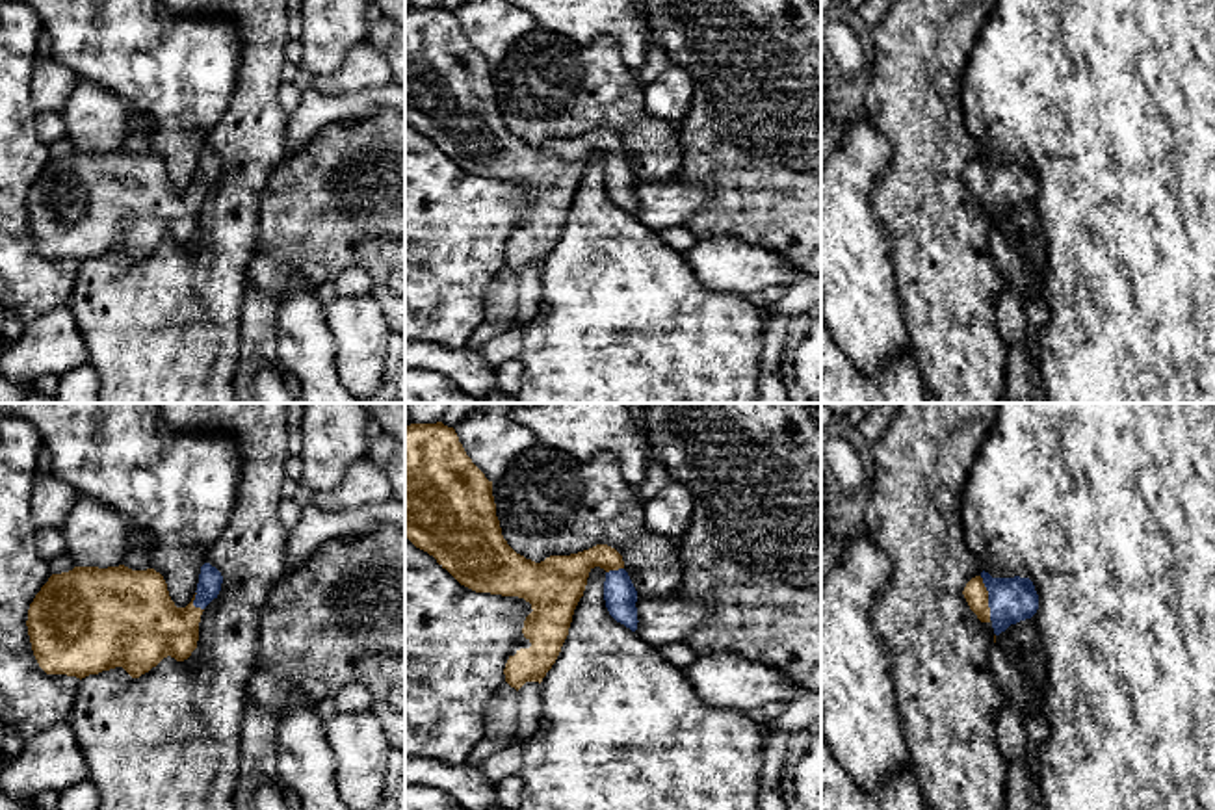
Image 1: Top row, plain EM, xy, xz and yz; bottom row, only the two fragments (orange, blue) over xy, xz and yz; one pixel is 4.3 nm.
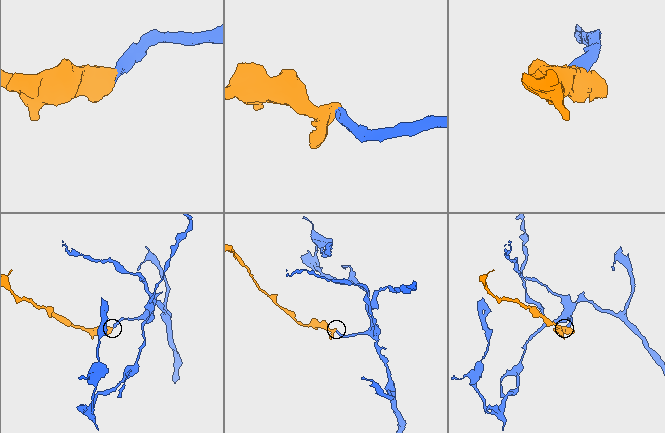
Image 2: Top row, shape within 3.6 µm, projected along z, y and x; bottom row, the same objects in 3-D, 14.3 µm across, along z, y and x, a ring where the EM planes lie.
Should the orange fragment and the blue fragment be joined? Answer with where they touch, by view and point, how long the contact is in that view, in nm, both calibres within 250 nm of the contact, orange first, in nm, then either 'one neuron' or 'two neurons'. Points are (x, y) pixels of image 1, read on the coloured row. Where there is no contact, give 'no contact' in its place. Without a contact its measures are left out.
yz (987, 599) | 200 nm | 100/190 nm | one neuron

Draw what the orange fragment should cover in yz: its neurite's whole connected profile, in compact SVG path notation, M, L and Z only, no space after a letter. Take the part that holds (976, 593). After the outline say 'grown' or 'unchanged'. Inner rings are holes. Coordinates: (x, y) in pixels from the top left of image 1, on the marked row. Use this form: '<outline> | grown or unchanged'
M981 572L962 591L970 609L981 622L990 622L999 635L1011 624L1031 619L1039 609L1039 594L1029 578L992 578Z | grown

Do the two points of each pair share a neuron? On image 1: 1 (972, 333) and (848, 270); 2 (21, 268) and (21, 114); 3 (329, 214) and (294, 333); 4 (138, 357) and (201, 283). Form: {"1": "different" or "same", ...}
{"1": "different", "2": "same", "3": "different", "4": "same"}

